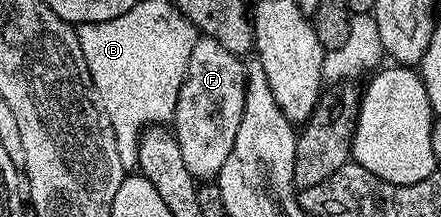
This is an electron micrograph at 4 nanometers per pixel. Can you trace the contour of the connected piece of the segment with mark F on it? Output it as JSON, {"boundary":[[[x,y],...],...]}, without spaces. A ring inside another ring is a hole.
{"boundary":[[[199,36],[196,47],[192,47],[192,59],[188,59],[188,71],[180,87],[180,99],[176,99],[172,122],[180,155],[184,155],[184,167],[188,167],[195,179],[217,178],[220,167],[224,167],[224,159],[228,159],[228,151],[232,151],[232,143],[236,143],[245,98],[246,65],[243,58],[227,49],[215,36]]]}

